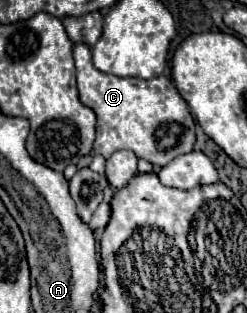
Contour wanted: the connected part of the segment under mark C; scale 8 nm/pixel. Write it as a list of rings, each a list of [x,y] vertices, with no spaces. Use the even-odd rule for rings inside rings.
[[[75,43],[75,67],[79,99],[91,107],[97,115],[97,137],[93,153],[109,159],[115,151],[129,149],[139,159],[147,159],[153,165],[167,165],[177,155],[193,151],[195,123],[185,99],[179,95],[171,79],[157,75],[153,79],[117,77],[99,71],[91,61],[91,49],[85,43]]]

